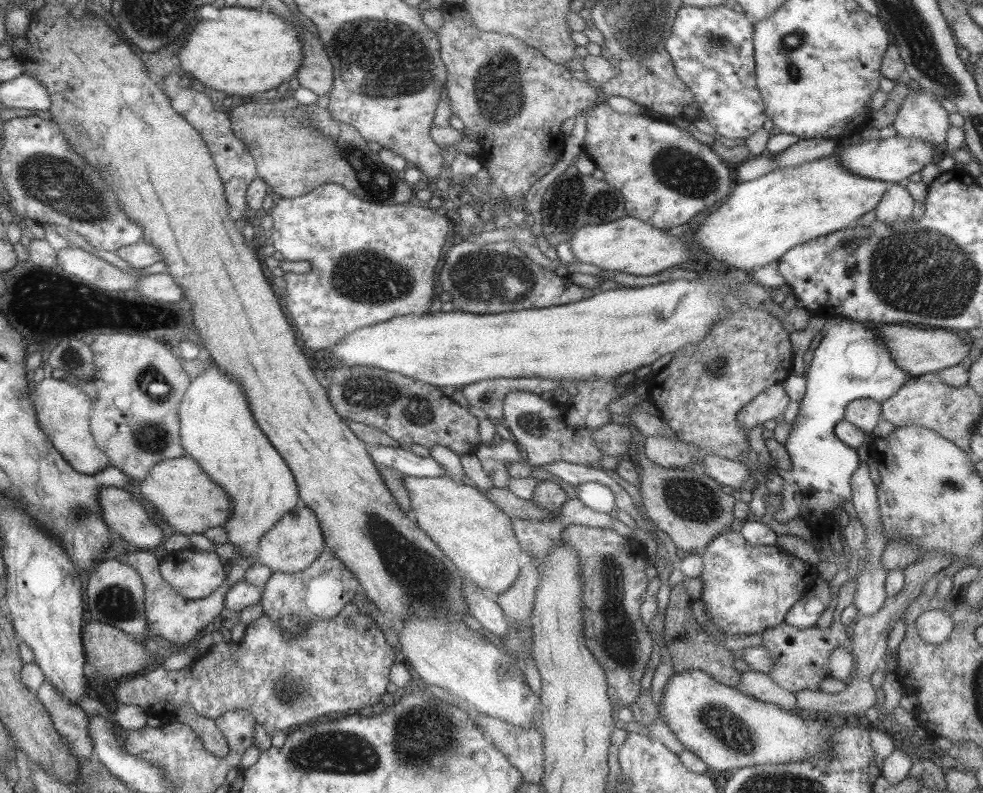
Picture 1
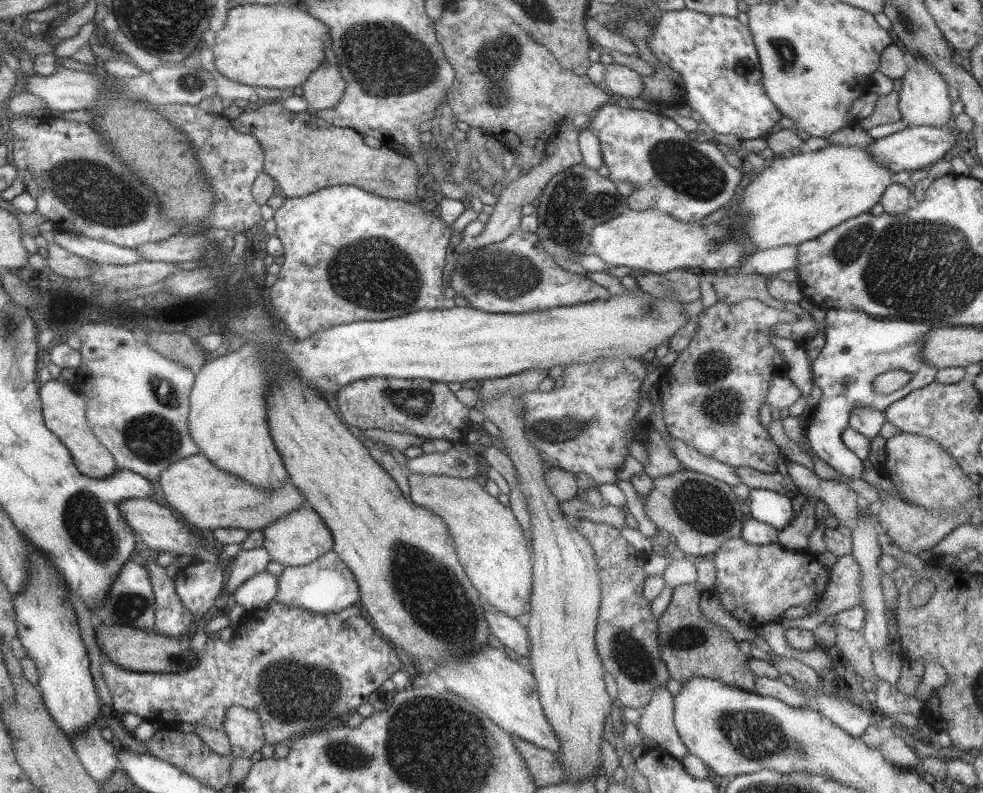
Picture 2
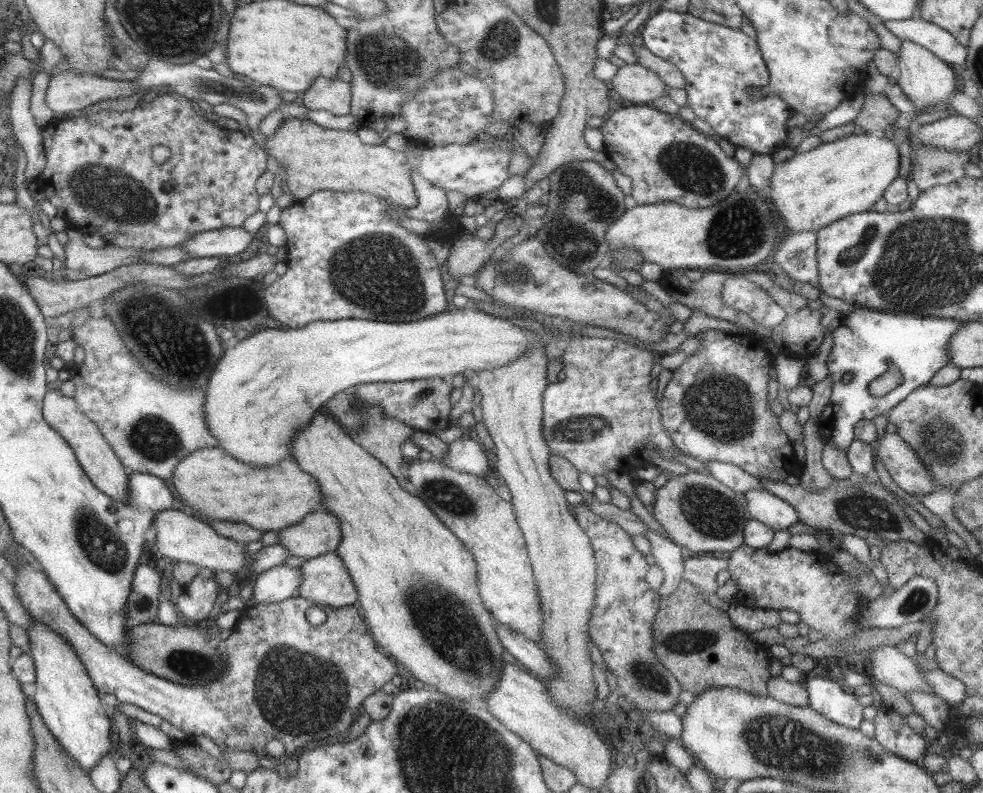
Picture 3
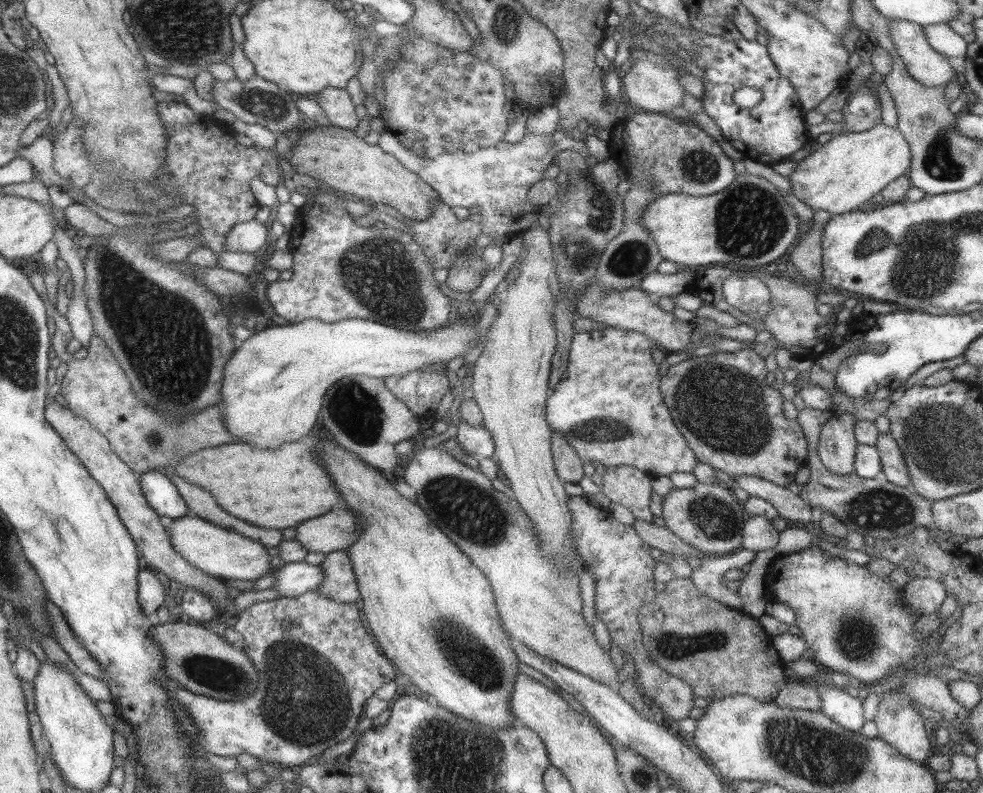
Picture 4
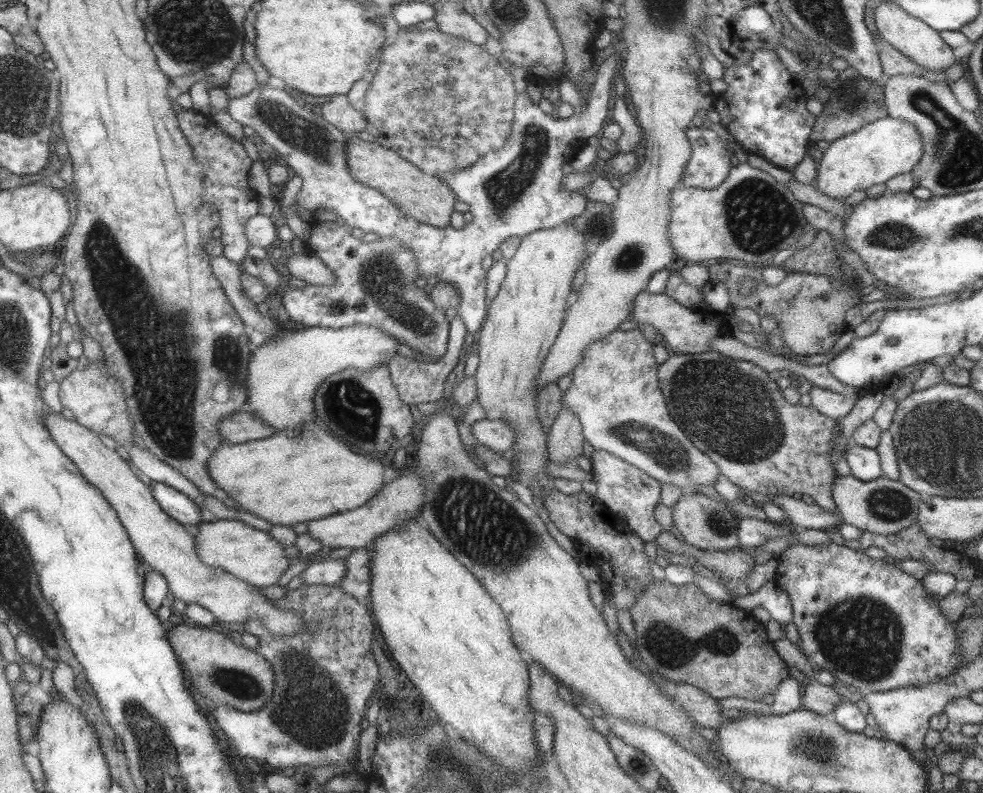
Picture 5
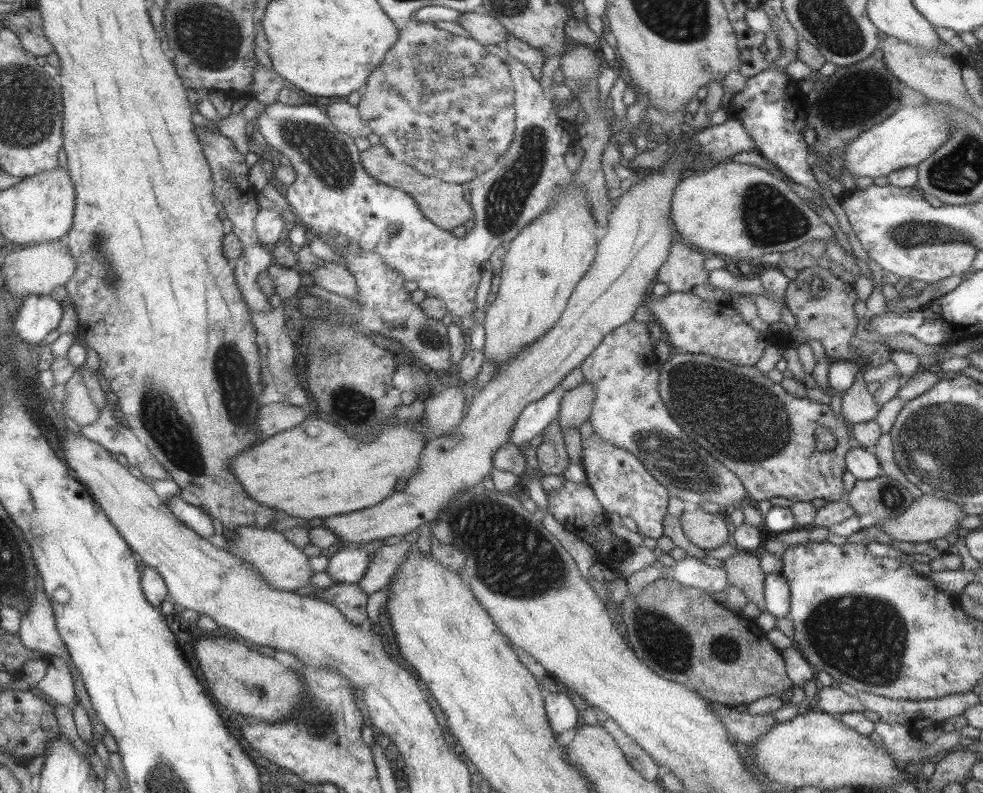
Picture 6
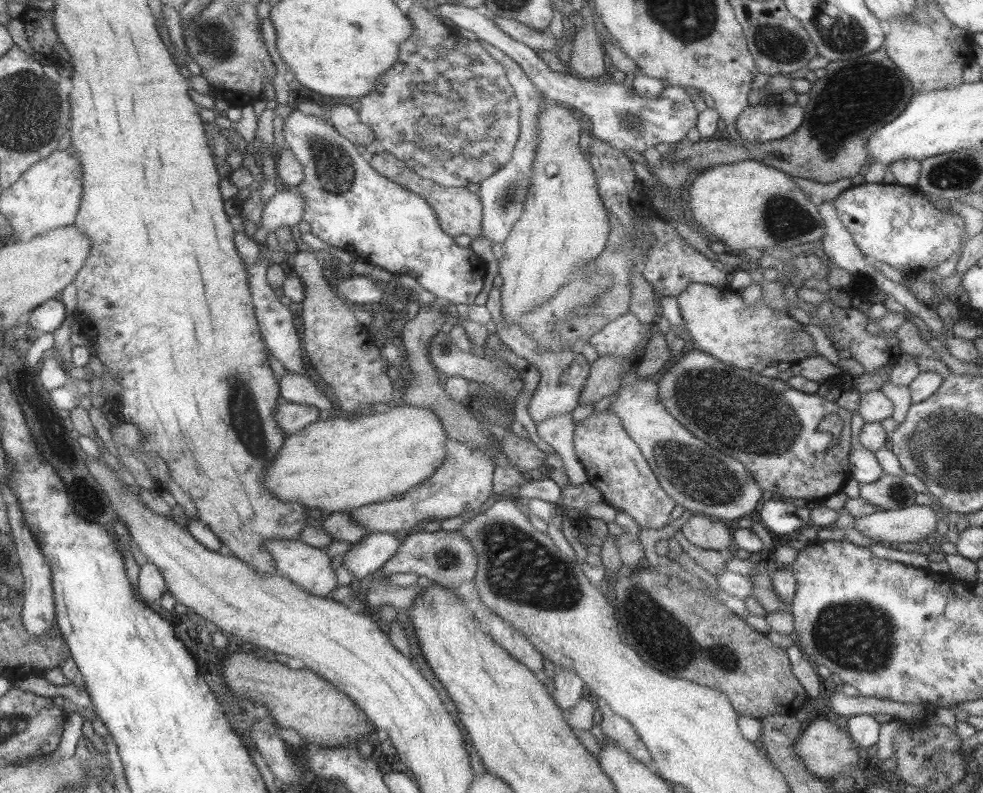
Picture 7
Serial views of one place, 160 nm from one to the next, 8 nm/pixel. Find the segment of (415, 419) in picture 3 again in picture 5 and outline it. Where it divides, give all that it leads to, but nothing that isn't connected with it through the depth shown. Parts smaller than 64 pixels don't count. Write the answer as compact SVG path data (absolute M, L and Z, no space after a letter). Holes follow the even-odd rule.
M456 313L450 320L448 328L448 342L446 351L441 358L435 360L416 360L407 359L403 356L394 354L392 358L386 363L388 366L389 376L392 380L393 386L397 389L398 397L405 404L421 404L421 402L442 401L443 384L447 378L447 374L451 372L453 366L457 362L457 357L461 352L461 346L465 340L466 328L460 316Z

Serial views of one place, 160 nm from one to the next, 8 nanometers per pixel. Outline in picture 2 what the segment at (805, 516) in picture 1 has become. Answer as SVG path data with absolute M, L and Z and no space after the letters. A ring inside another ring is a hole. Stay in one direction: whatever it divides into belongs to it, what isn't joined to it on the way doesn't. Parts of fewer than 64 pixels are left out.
M833 308L825 310L822 322L824 322L824 326L821 334L824 335L824 345L816 358L810 362L811 382L813 386L817 386L821 390L821 396L805 423L806 439L815 452L815 456L827 463L827 466L831 466L835 472L847 477L860 478L864 470L862 460L857 458L840 439L841 431L848 426L849 413L855 407L873 407L875 410L884 411L889 404L909 394L912 390L923 388L926 384L935 381L937 368L925 364L918 353L922 336L934 327L930 323L923 324L923 322L915 324L915 322L901 322L901 320L873 320L861 310ZM888 370L904 370L911 375L911 378L907 384L889 394L874 391L873 379ZM766 488L749 491L747 501L750 503L750 518L767 526L773 526L775 530L783 530L794 519L790 498L781 496Z

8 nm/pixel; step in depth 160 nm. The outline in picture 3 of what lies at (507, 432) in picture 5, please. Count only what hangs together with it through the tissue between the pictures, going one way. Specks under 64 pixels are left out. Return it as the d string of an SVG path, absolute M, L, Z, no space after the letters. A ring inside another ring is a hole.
M465 433L448 444L447 452L439 460L457 472L468 472L484 477L491 469L488 454L473 434Z

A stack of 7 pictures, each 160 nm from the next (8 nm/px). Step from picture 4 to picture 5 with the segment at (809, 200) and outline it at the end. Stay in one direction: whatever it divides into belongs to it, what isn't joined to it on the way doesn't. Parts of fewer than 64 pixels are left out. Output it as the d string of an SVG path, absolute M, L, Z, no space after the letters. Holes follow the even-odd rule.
M889 116L878 118L829 143L829 148L817 162L813 184L829 198L844 199L860 188L865 190L897 174L911 172L921 154L920 136L912 124Z

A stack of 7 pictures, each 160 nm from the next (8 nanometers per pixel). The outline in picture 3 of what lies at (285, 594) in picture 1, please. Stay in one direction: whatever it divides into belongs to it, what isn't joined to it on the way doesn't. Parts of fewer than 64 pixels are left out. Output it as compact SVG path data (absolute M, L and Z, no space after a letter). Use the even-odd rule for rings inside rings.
M335 552L308 559L298 568L301 580L296 594L313 605L341 608L358 599L355 585Z

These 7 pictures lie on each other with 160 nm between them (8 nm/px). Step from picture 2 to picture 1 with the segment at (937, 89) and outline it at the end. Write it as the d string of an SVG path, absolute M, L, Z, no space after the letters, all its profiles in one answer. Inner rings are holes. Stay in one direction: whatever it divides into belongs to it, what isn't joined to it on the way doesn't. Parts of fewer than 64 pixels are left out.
M920 88L917 92L910 91L897 111L892 122L896 135L901 138L918 138L927 144L937 146L945 140L950 124L947 119L948 112L939 104L940 98L933 96Z

